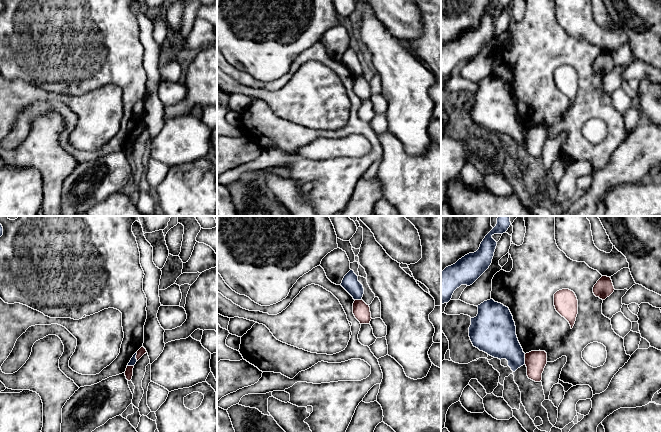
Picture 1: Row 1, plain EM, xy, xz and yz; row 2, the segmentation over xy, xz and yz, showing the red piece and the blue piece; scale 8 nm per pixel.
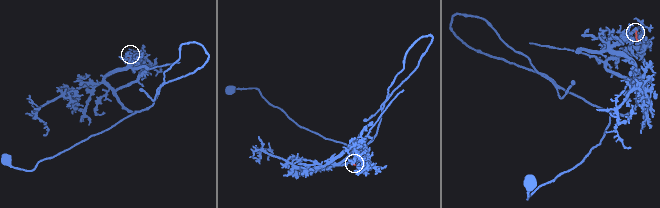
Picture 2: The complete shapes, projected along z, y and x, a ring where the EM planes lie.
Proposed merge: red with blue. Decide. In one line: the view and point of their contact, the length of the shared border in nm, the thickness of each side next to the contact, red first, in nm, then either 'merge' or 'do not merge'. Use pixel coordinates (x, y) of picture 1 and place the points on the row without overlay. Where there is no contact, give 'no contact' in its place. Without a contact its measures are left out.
yz (525, 135) | 80 nm | 170/280 nm | do not merge

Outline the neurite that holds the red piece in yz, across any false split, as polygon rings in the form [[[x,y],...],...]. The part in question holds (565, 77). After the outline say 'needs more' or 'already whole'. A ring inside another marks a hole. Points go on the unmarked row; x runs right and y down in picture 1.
[[[562,65],[554,70],[556,87],[564,93],[573,104],[578,90],[578,76],[575,69],[569,65]]] | already whole

